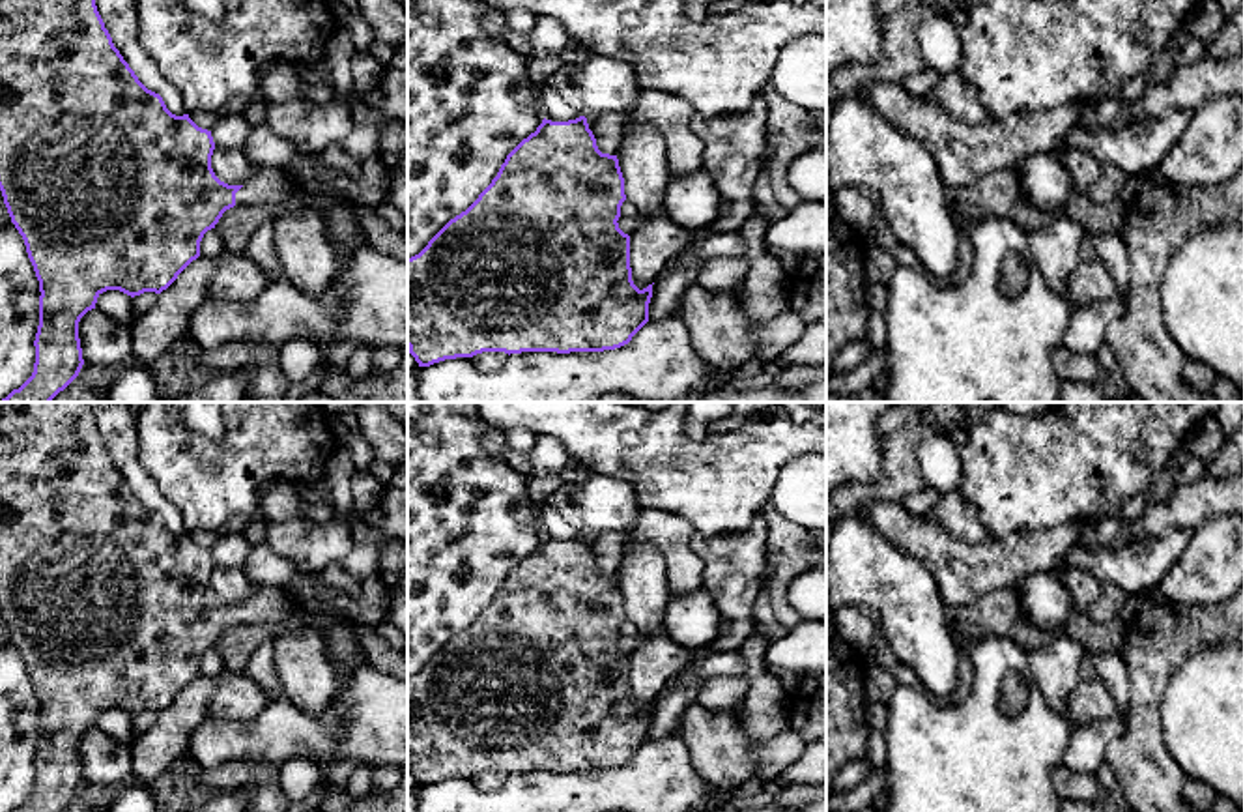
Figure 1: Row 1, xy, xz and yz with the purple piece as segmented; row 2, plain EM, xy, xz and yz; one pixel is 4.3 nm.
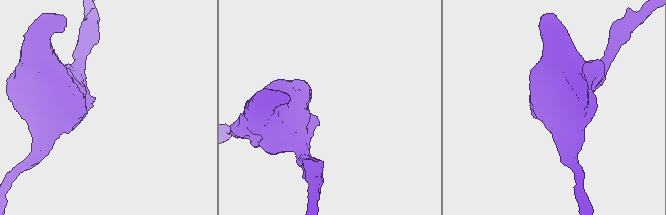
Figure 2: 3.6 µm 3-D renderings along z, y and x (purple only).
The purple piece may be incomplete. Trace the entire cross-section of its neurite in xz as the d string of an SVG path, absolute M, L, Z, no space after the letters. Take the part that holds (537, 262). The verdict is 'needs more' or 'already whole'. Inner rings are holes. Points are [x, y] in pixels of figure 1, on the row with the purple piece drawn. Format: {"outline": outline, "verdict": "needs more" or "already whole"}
{"outline": "M579 116L568 122L542 120L535 133L523 138L505 159L497 176L479 195L479 198L460 215L450 219L415 256L407 258L407 348L419 367L456 357L473 357L482 352L604 352L615 350L632 341L632 337L649 322L649 303L652 284L639 290L632 281L630 236L619 228L621 206L626 200L624 178L617 155L602 153L589 129L587 118Z", "verdict": "already whole"}

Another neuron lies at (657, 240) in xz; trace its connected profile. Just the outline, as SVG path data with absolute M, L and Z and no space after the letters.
M665 213L639 221L630 236L630 268L634 284L643 290L652 284L667 262L692 241L692 232L675 225Z

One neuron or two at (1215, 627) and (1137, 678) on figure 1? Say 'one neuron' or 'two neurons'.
one neuron

